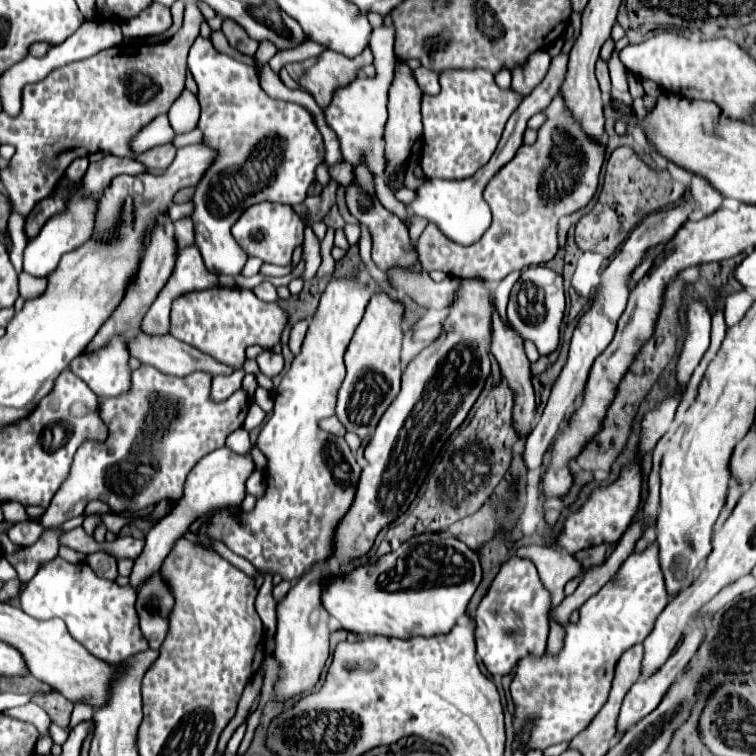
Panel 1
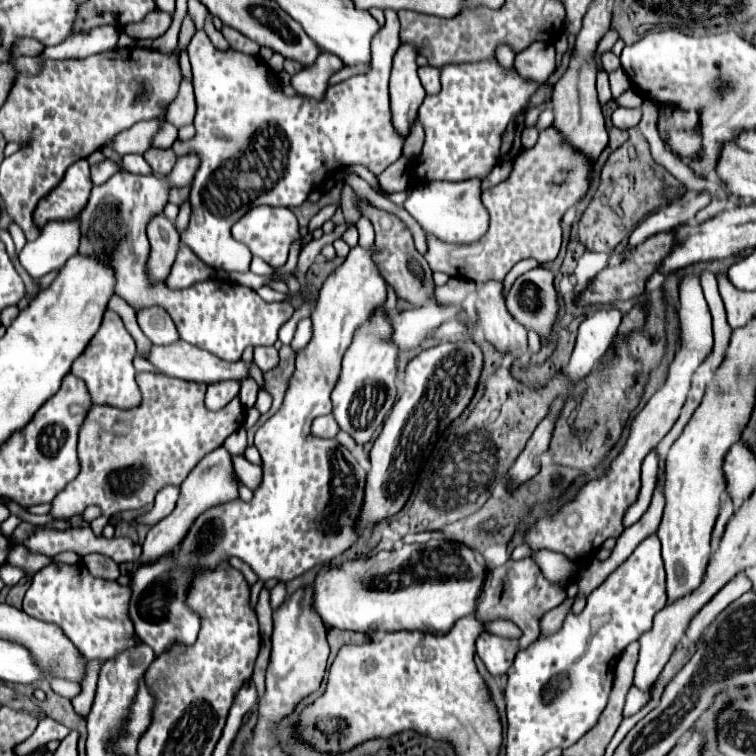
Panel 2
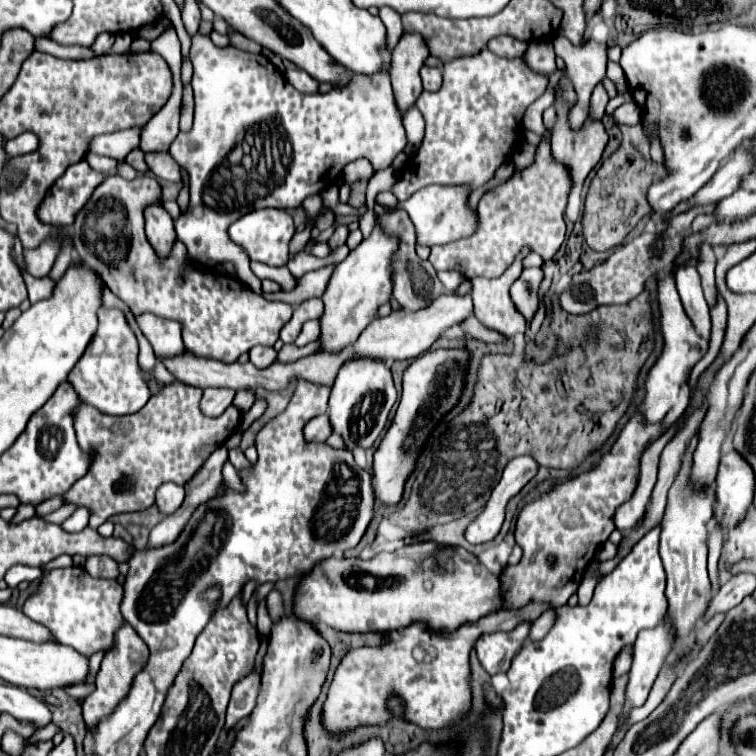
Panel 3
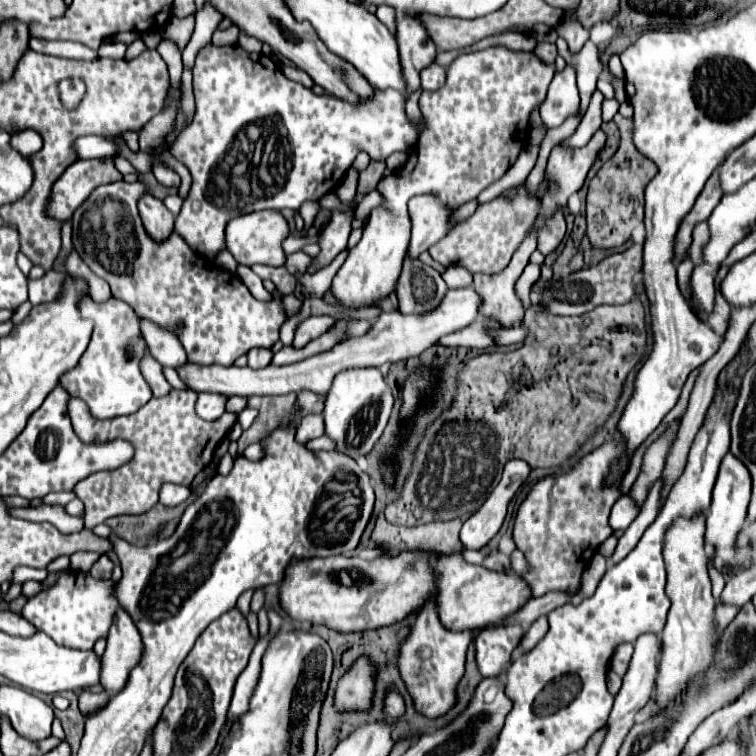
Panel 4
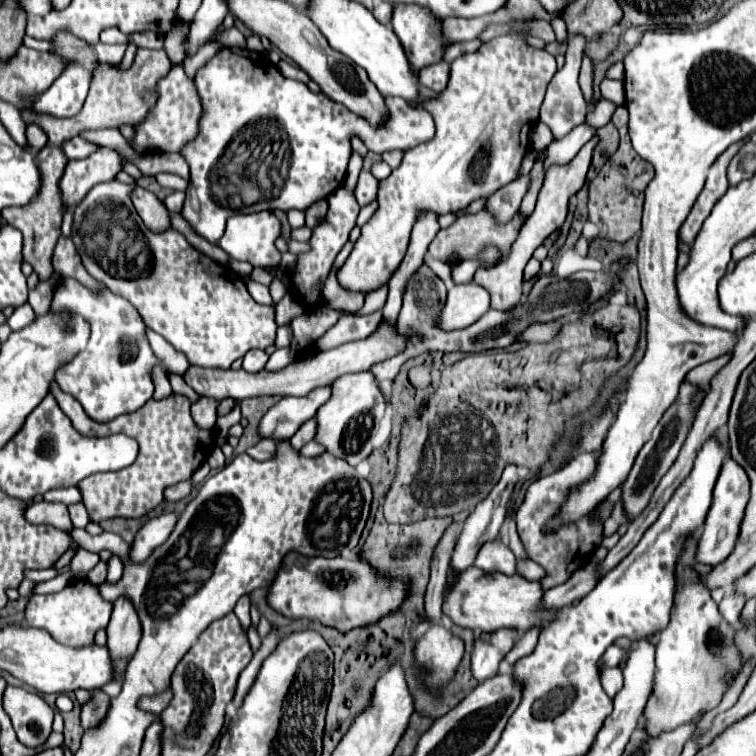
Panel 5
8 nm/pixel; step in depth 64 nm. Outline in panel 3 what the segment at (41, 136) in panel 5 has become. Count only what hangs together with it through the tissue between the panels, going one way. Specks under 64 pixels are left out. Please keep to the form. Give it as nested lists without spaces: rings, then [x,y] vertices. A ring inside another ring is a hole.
[[[24,132],[24,134],[16,136],[14,140],[8,140],[6,148],[8,148],[8,154],[12,154],[12,156],[22,156],[22,154],[34,152],[38,148],[38,136],[32,132]]]

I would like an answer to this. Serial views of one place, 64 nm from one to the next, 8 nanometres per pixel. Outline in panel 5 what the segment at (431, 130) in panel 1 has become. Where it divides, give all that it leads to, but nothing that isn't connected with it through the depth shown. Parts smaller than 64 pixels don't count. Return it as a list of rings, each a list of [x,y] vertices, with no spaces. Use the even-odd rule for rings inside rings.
[[[510,32],[510,34],[504,34],[504,36],[498,36],[494,40],[490,40],[488,44],[482,44],[478,52],[474,54],[462,54],[458,56],[452,64],[450,64],[450,82],[448,82],[448,88],[440,94],[438,100],[428,100],[428,112],[434,116],[434,122],[436,122],[436,136],[434,140],[430,140],[428,144],[420,144],[416,148],[410,148],[404,152],[404,158],[402,158],[402,164],[392,170],[392,174],[380,182],[380,196],[378,196],[378,204],[380,208],[376,210],[376,214],[370,218],[368,224],[362,226],[362,236],[356,240],[354,244],[354,250],[350,252],[348,260],[344,262],[344,266],[338,270],[338,280],[344,288],[348,290],[356,290],[356,292],[372,292],[376,290],[378,286],[382,286],[384,282],[390,280],[392,272],[400,266],[400,260],[404,258],[406,250],[408,250],[408,242],[410,242],[410,232],[418,220],[418,216],[422,212],[436,212],[438,216],[440,214],[448,214],[448,212],[454,212],[454,210],[460,210],[460,208],[466,208],[470,202],[478,200],[478,198],[488,198],[492,192],[496,192],[498,188],[502,188],[504,184],[510,184],[512,180],[516,180],[520,176],[520,168],[522,168],[522,160],[526,158],[528,150],[530,150],[530,130],[532,126],[538,122],[538,114],[540,114],[540,106],[542,106],[542,100],[544,100],[544,94],[546,94],[546,88],[552,80],[552,76],[556,74],[556,60],[552,54],[548,54],[546,50],[538,50],[534,46],[530,46],[526,42],[528,34],[526,32]]]

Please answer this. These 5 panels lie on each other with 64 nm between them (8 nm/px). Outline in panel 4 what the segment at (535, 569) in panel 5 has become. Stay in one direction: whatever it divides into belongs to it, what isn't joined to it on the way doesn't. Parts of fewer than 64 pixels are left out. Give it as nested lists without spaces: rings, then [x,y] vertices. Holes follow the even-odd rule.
[[[515,549],[511,554],[511,566],[512,571],[518,575],[522,575],[529,570],[523,553],[518,549]]]

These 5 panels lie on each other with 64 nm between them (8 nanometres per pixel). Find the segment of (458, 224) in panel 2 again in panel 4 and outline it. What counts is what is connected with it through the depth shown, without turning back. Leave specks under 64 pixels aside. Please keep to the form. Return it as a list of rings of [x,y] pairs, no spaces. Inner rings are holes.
[[[416,196],[412,204],[408,204],[412,214],[412,238],[408,246],[408,256],[414,260],[422,252],[426,252],[444,232],[450,230],[448,216],[450,210],[436,200],[436,196]]]

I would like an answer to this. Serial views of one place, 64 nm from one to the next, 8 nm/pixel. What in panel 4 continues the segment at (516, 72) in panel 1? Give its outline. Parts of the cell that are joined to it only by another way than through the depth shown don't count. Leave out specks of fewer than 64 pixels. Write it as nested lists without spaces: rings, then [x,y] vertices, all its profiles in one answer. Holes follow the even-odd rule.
[[[538,42],[538,46],[536,46],[536,56],[540,56],[546,64],[553,64],[556,56],[558,56],[557,47],[555,44],[548,42]]]

